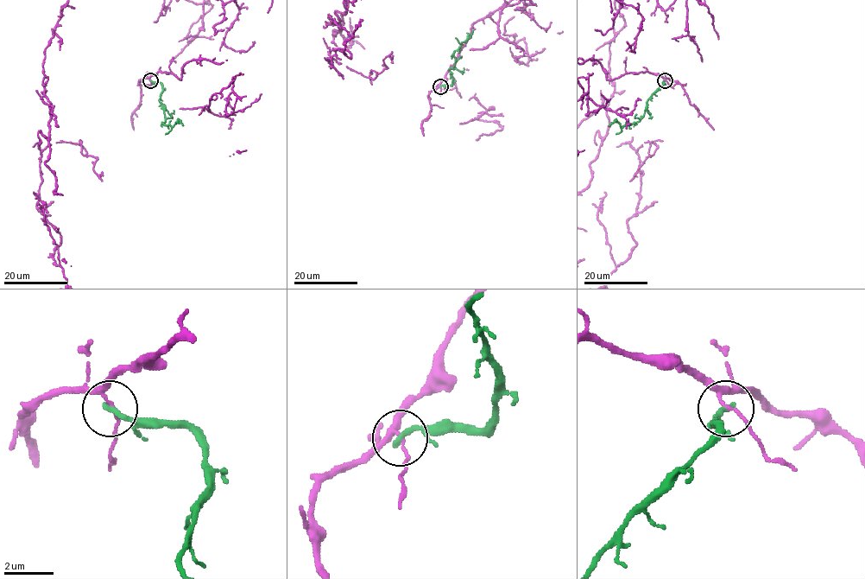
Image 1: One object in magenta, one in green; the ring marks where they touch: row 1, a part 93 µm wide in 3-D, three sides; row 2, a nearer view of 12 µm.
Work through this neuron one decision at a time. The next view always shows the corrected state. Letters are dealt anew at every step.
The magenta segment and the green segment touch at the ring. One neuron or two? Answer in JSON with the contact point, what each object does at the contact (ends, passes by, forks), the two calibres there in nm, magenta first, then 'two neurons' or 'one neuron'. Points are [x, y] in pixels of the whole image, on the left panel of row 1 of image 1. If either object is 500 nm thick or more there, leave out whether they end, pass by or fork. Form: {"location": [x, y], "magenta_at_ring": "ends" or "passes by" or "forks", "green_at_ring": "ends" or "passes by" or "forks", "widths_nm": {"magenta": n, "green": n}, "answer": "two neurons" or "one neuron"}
{"location": [150, 80], "magenta_at_ring": "forks", "green_at_ring": "ends", "widths_nm": {"magenta": 160, "green": 240}, "answer": "two neurons"}

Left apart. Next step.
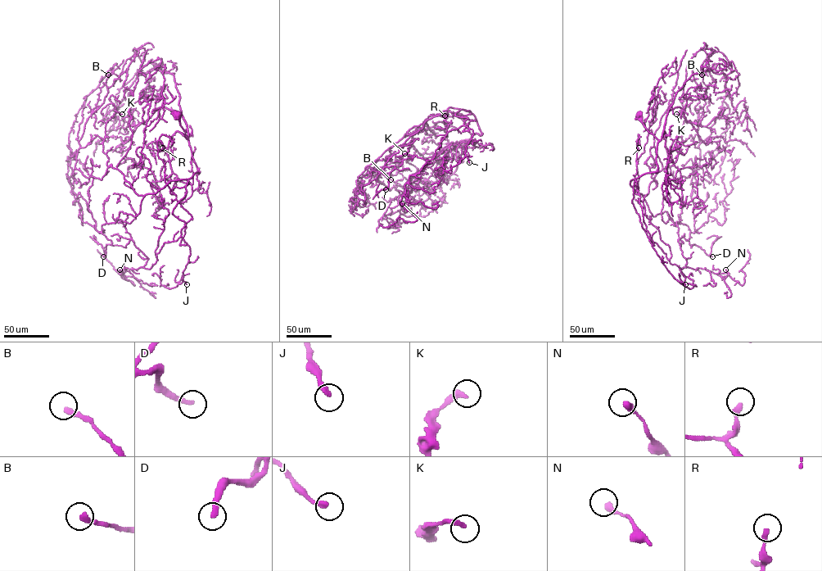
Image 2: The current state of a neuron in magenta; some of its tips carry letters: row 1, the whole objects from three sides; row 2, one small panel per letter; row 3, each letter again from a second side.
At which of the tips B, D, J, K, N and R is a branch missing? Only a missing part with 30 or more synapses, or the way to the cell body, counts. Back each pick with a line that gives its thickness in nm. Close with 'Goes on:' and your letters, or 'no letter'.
D: 280 nm thick
J: 280 nm thick
Goes on: D, J

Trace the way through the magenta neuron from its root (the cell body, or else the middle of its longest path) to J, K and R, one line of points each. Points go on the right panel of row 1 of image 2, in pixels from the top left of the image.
J: (639, 115), (644, 126), (659, 140), (658, 170), (635, 179), (632, 202), (661, 261), (675, 278), (685, 284)
K: (639, 115), (659, 140), (658, 170), (630, 183), (646, 195), (679, 152), (685, 117), (676, 114)
R: (639, 115), (659, 140), (658, 170), (635, 179), (632, 201), (654, 245), (634, 184), (639, 147)

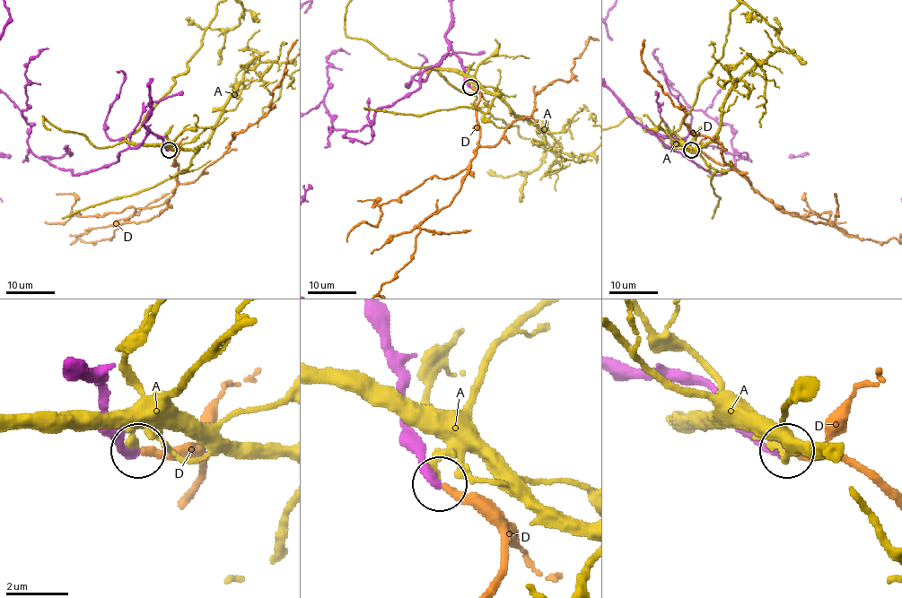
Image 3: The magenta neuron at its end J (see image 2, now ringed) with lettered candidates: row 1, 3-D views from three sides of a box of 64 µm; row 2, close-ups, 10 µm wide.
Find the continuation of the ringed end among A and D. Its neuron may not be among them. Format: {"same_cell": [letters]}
{"same_cell": ["D"]}

